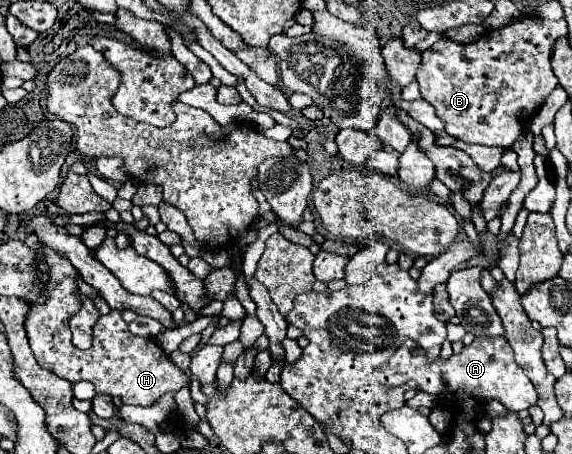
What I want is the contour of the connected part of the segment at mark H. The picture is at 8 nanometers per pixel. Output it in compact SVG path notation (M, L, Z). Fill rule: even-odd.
M44 246L44 260L40 268L48 272L48 284L44 304L32 304L26 320L26 332L30 338L32 352L38 364L68 382L88 380L96 386L96 394L108 394L110 398L120 398L122 404L152 406L166 392L176 394L180 388L190 384L190 378L170 362L170 358L158 348L154 338L138 338L130 334L128 324L122 320L118 310L112 310L94 326L94 342L88 350L78 350L72 344L72 334L68 328L68 318L80 308L80 298L76 296L78 272L68 260L58 256L52 248Z

